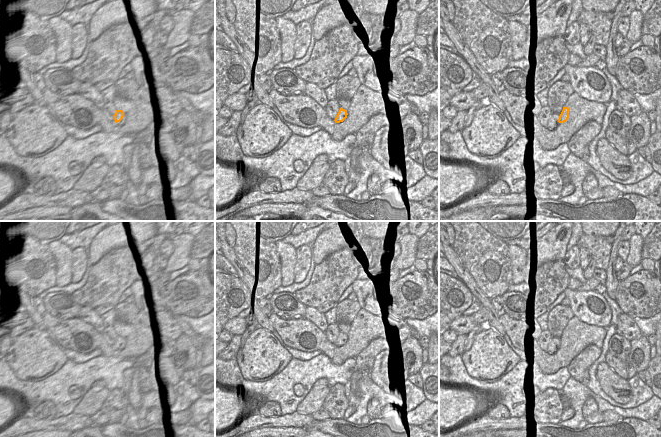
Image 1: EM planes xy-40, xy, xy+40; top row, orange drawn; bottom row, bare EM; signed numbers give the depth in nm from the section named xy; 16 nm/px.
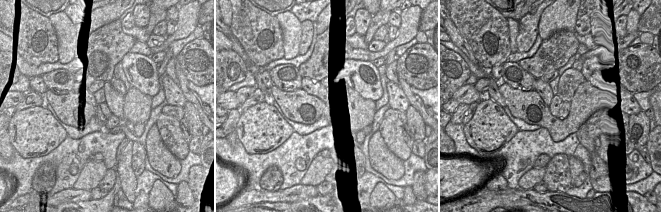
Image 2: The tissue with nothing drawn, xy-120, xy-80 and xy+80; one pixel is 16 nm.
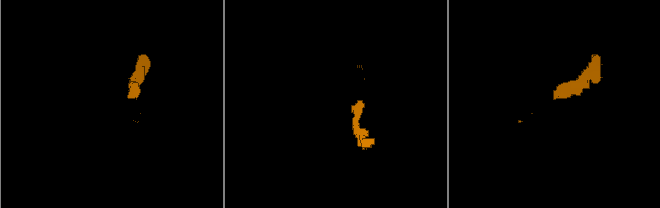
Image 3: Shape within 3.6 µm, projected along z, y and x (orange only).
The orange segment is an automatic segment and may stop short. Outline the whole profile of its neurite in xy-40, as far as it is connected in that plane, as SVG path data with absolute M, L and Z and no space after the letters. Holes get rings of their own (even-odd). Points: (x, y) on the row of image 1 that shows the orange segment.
M116 110L115 115L108 121L112 122L111 126L108 126L108 130L106 131L105 128L102 128L102 131L104 131L106 134L112 134L112 130L115 127L115 125L120 122L124 117L123 110Z

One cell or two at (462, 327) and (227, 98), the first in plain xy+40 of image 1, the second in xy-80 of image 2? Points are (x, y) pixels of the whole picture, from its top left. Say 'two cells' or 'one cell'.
one cell

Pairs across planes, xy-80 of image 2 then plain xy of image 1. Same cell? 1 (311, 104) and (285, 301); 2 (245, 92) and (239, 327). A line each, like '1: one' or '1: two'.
1: two
2: two

